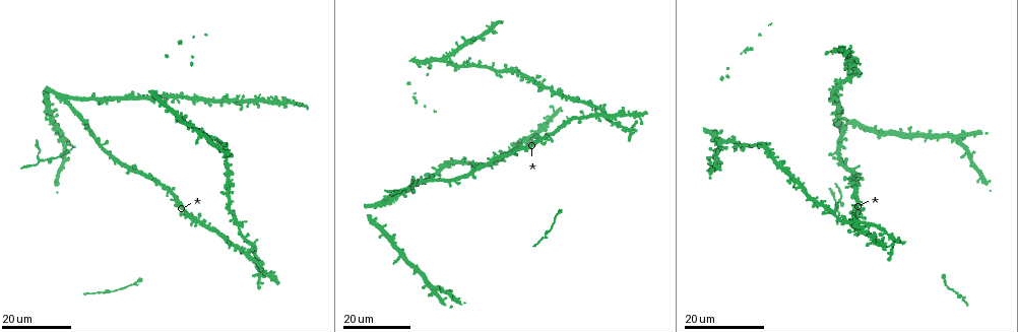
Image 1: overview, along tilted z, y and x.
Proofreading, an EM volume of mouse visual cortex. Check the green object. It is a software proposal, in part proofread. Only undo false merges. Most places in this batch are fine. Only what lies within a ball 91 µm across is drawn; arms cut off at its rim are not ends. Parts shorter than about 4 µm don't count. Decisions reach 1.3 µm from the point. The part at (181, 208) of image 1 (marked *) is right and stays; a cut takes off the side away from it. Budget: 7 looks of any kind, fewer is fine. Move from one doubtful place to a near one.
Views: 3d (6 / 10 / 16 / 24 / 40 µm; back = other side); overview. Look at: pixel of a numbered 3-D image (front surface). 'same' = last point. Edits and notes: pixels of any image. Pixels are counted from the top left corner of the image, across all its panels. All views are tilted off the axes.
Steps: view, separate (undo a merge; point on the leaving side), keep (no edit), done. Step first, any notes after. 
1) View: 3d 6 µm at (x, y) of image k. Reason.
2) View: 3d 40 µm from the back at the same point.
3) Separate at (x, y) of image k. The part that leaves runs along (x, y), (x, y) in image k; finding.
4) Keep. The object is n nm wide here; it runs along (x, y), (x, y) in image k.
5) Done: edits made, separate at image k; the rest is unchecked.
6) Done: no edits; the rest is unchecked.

View: 3d 16 µm at (175, 115) of image 1.

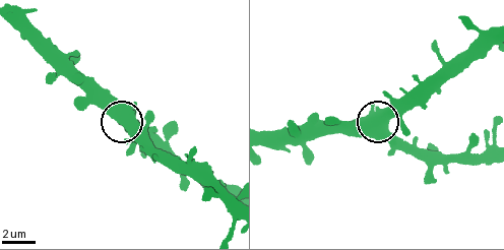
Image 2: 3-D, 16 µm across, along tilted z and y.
View: 3d 6 µm at (377, 112) of image 2. Closer look.

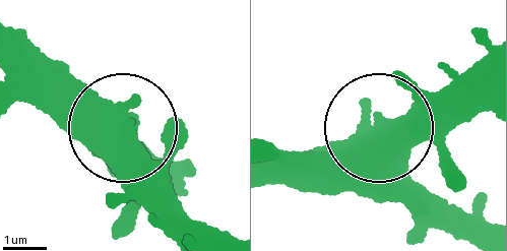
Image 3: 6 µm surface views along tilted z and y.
Keep. The object is 510 nm wide here; it runs along (485, 222), (432, 198), (386, 132), (488, 108) in image 3; all the same neuron.

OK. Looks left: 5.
View: 3d 24 µm at (719, 134) of image 1. Two arms in line, one across.

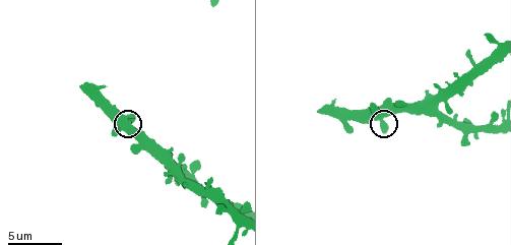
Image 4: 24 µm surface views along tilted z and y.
View: 3d 6 µm at (378, 119) of image 4. Closer look.

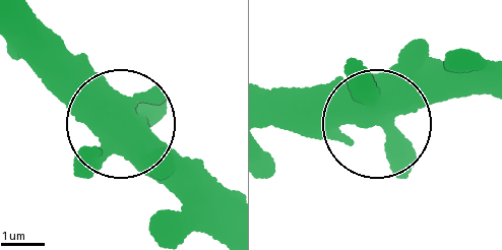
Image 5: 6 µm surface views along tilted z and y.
Keep. The side arm is 19 µm long; it runs along (476, 96), (419, 99), (365, 121), (277, 115) in image 5; one neuron here.

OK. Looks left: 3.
View: 3d 24 µm at (38, 161) of image 1. Arms part here.

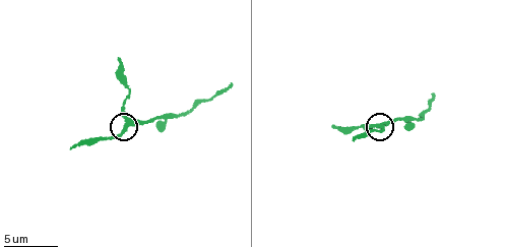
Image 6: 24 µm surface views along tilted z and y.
View: 3d 6 µm at (127, 120) of image 6.

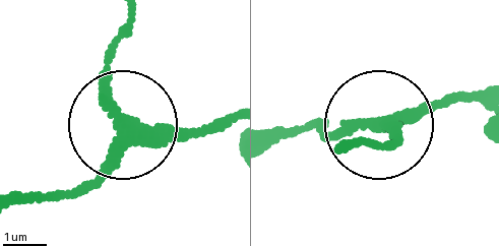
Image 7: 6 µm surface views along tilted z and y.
Keep. The side arm is 6 µm long; 3 arms meet here; one neuron here.

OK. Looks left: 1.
Done: no edits; the rest is unchecked.

